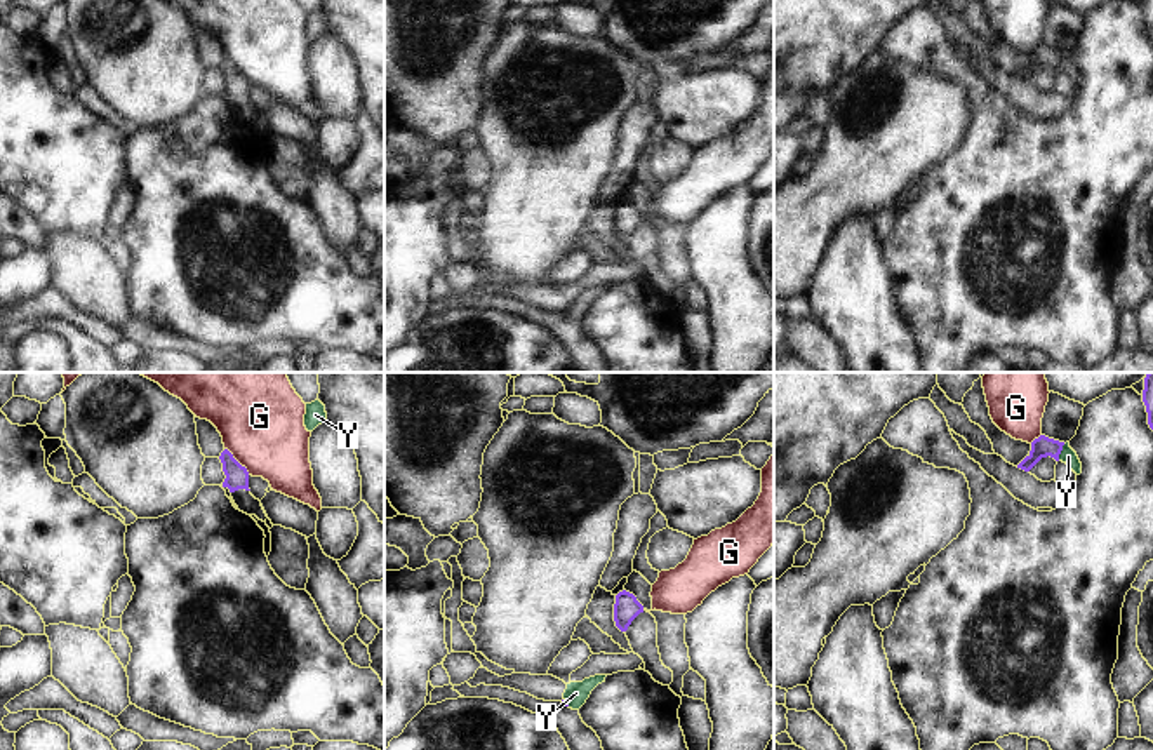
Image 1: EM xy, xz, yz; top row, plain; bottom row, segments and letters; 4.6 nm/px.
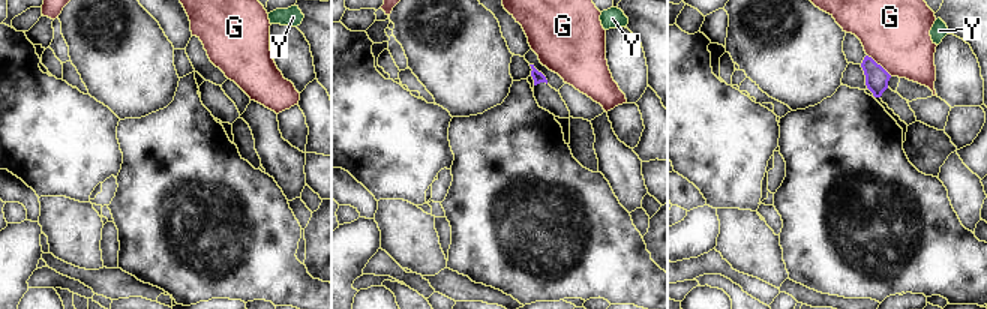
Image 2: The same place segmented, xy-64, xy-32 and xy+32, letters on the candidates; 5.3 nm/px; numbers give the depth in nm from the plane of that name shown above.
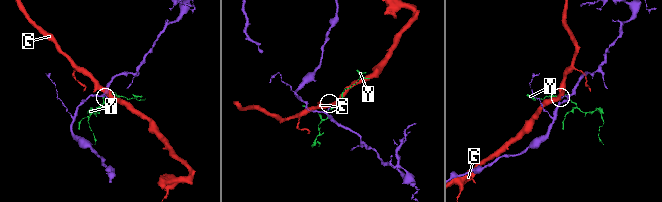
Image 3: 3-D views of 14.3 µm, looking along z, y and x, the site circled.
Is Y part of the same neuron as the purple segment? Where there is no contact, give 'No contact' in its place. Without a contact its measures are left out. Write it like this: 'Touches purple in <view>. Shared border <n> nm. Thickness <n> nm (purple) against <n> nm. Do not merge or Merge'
Touches purple in yz. Shared border 90 nm. Thickness 100 nm (purple) against 70 nm. Do not merge

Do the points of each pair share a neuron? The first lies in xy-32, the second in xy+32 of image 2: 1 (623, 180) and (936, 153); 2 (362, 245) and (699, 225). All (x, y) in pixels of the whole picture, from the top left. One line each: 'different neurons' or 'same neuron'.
1: different neurons
2: same neuron

